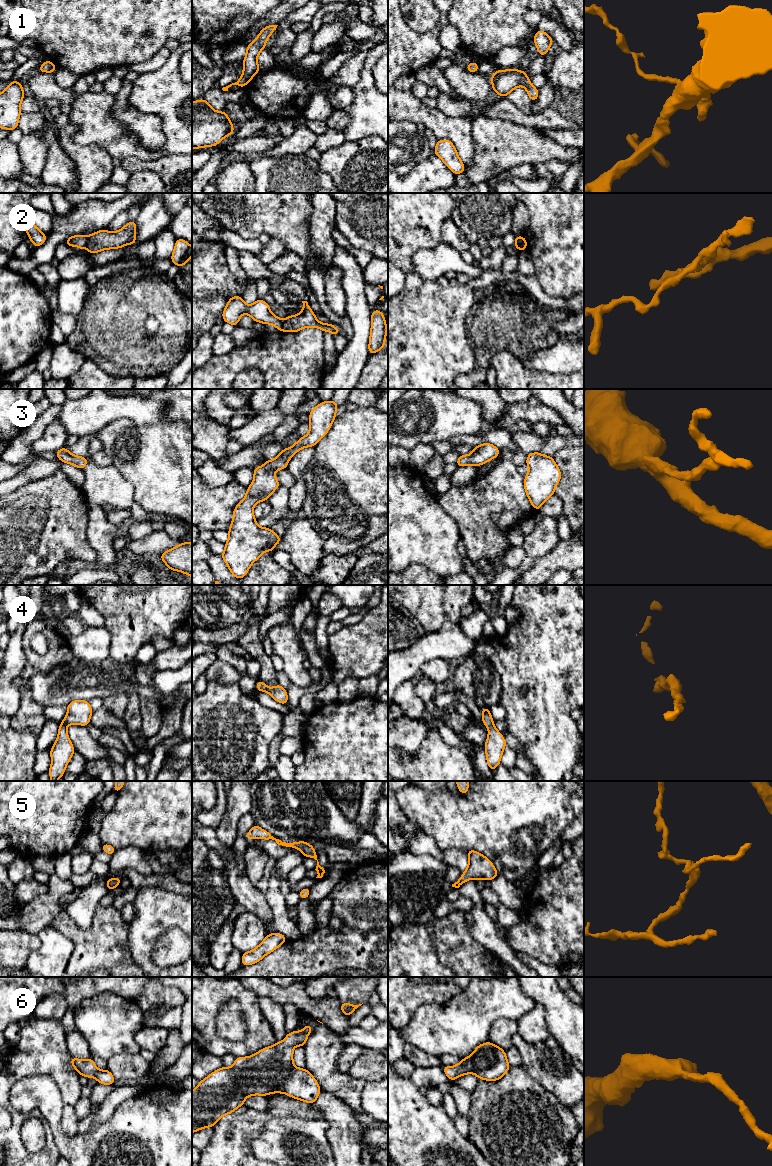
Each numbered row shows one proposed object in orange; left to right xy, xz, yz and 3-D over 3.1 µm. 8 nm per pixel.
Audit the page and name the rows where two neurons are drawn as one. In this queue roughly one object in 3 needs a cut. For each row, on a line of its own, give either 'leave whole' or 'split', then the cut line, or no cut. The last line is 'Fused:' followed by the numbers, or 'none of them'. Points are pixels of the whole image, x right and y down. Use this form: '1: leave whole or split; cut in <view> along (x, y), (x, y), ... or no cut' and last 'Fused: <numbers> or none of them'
1: leave whole; no cut
2: split; cut in xy along (88, 236), (85, 246)
3: leave whole; no cut
4: leave whole; no cut
5: leave whole; no cut
6: leave whole; no cut
Fused: 2

